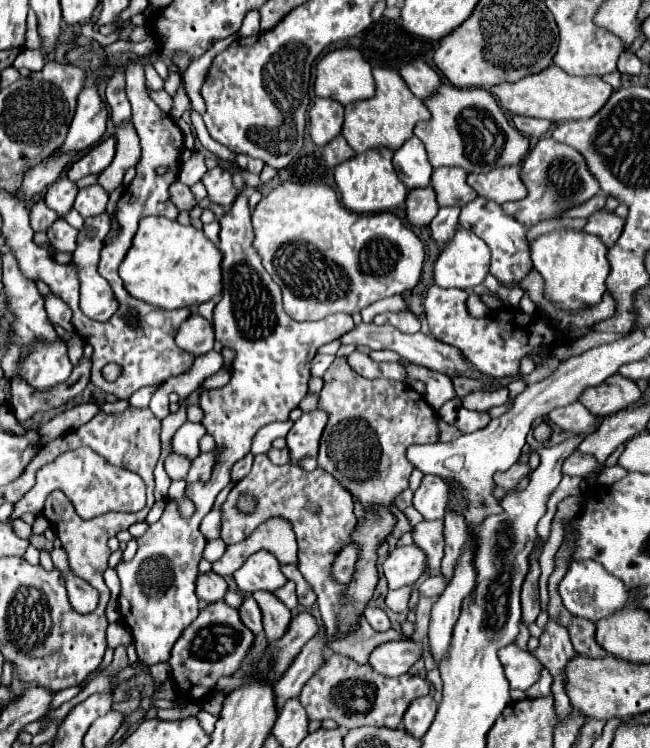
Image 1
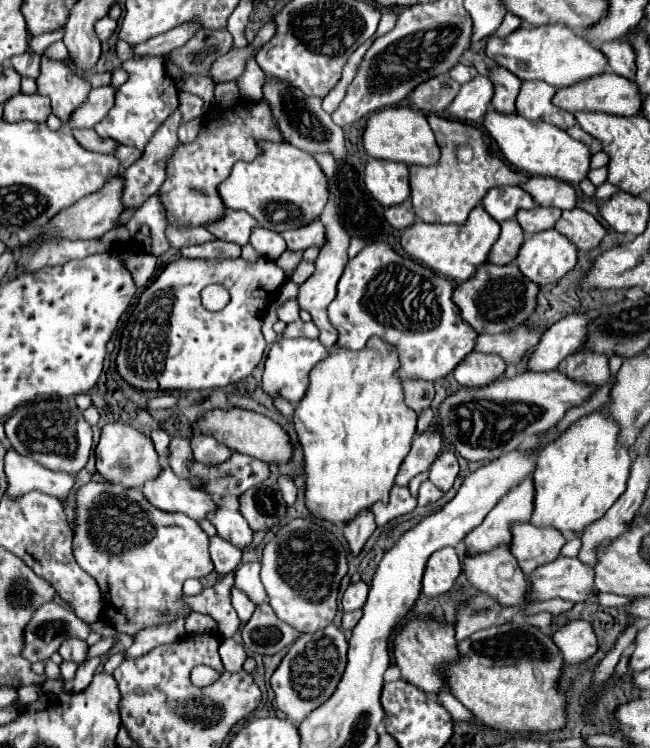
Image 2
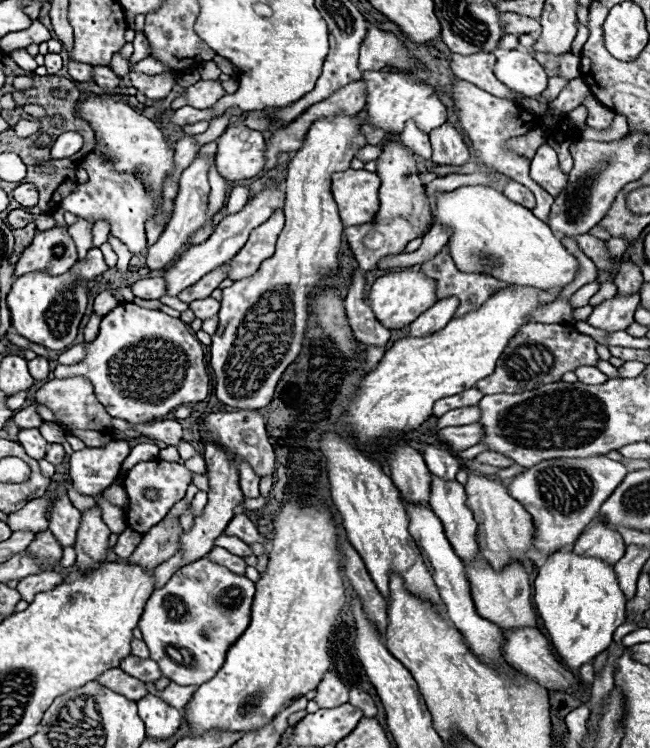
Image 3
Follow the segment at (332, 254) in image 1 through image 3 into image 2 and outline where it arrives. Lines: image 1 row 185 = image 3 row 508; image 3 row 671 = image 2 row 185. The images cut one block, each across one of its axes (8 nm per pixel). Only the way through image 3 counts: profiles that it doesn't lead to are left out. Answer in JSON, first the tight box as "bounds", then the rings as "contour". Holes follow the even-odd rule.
{"bounds":[220,142,328,232],"contour":[[[262,142],[262,156],[252,162],[238,162],[232,174],[220,184],[220,196],[232,210],[244,210],[258,220],[258,224],[272,232],[286,232],[306,226],[320,218],[328,202],[328,178],[312,158],[292,144]]]}

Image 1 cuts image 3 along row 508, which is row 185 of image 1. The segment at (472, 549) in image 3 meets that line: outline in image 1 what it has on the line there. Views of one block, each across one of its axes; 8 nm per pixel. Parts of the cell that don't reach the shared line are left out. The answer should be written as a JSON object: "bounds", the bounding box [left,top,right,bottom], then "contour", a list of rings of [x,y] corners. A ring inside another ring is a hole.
{"bounds":[432,168,478,206],"contour":[[[436,168],[434,170],[434,180],[432,188],[438,194],[438,204],[440,206],[466,206],[468,202],[478,196],[474,188],[466,184],[468,172],[462,168]]]}

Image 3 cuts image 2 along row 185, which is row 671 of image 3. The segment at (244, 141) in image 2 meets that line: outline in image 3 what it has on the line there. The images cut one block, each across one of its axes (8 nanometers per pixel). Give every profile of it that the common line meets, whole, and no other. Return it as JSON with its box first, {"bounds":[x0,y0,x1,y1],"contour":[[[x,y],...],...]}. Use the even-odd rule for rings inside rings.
{"bounds":[138,558,256,686],"contour":[[[200,558],[180,568],[164,588],[152,592],[152,596],[146,602],[144,614],[138,622],[138,628],[142,630],[142,638],[150,648],[150,658],[158,662],[166,678],[182,686],[200,686],[202,682],[214,678],[226,660],[228,648],[248,628],[254,594],[256,594],[256,586],[252,580],[248,580],[246,576],[234,574],[228,568],[214,564],[206,558]]]}

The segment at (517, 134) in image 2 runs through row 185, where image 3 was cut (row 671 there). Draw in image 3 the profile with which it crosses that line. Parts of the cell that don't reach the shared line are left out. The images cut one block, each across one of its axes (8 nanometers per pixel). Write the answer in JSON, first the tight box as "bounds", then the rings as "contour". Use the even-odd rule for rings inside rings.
{"bounds":[534,550,626,674],"contour":[[[558,550],[538,568],[538,578],[534,580],[536,612],[544,622],[556,656],[574,674],[612,644],[614,630],[626,620],[624,604],[626,598],[612,566],[598,558],[576,556],[572,550]]]}

